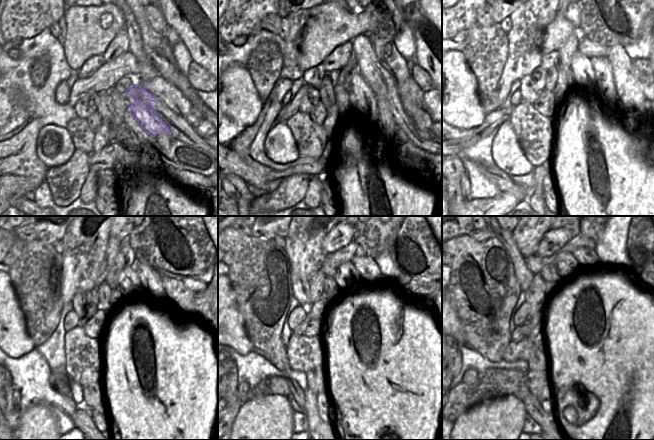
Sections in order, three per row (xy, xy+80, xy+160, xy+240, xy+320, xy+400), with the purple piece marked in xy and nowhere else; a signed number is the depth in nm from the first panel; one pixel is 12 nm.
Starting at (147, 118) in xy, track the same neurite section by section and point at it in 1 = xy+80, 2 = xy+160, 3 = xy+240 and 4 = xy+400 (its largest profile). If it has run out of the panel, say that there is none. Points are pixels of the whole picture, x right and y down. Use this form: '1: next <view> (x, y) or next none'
1: next xy+80 (361, 96)
2: next xy+160 (581, 67)
3: next xy+240 (128, 280)
4: next xy+400 (566, 264)

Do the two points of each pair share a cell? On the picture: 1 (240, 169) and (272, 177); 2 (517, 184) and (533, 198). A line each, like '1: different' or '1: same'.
1: same
2: different

